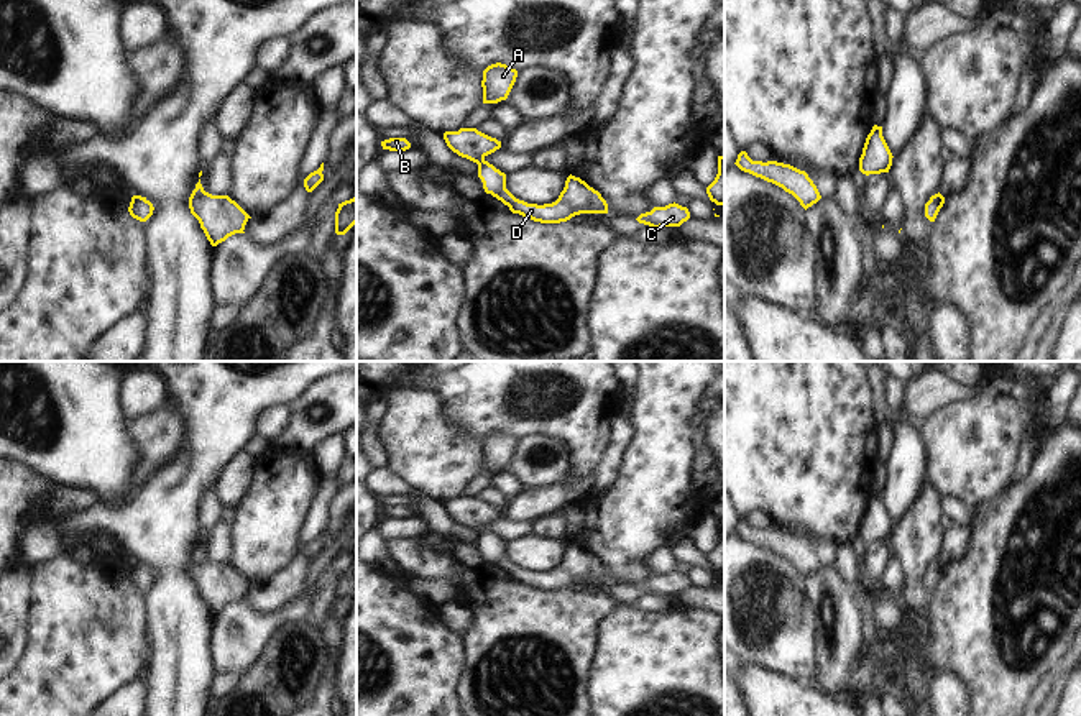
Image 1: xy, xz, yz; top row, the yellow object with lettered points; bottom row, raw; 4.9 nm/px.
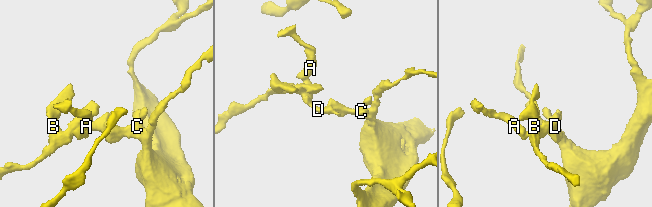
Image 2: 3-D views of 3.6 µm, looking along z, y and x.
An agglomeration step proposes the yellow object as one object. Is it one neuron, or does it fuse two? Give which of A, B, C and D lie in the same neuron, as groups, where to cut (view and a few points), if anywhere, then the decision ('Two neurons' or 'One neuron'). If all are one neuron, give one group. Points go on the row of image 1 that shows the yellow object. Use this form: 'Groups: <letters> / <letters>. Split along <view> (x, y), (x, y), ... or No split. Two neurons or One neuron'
Groups: A B C D. No split. One neuron

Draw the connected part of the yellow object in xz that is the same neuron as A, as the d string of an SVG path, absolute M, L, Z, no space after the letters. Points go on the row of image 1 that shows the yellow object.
M496 62L483 71L483 103L498 103L506 100L518 77L518 71Z

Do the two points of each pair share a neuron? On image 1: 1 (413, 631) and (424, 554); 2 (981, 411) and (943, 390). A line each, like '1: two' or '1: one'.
1: two
2: two

